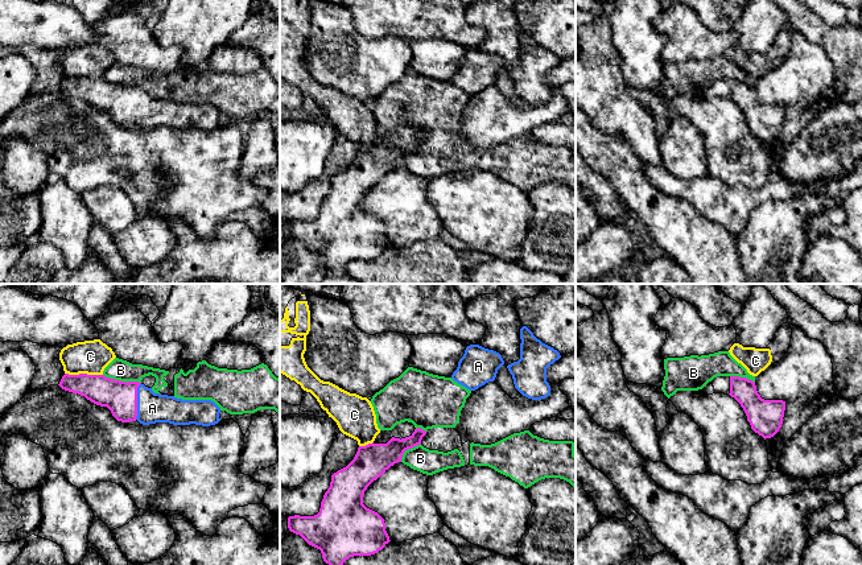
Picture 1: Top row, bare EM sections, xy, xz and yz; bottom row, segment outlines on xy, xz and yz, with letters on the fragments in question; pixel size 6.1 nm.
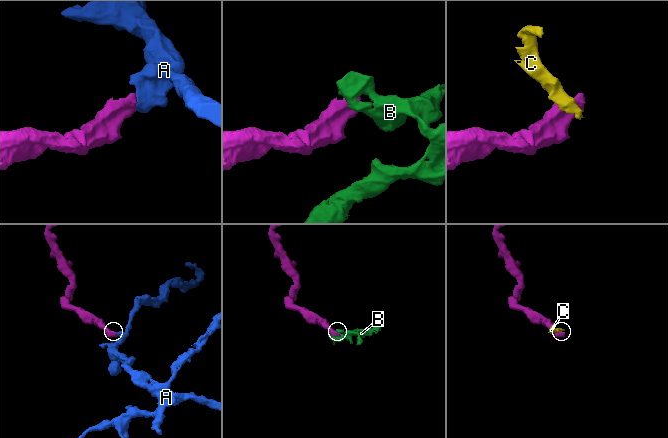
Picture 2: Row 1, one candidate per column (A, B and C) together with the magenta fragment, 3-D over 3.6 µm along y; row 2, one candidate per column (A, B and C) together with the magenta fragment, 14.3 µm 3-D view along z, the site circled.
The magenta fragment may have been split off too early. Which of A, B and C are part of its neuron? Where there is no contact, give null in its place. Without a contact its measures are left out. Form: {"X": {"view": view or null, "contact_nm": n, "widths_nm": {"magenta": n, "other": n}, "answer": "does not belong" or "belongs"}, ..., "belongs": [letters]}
{"A": {"view": "xy", "contact_nm": 220, "widths_nm": {"magenta": 200, "other": 180}, "answer": "belongs"}, "B": {"view": "xy", "contact_nm": 240, "widths_nm": {"magenta": 200, "other": 130}, "answer": "does not belong"}, "C": {"view": "xy", "contact_nm": 240, "widths_nm": {"magenta": 190, "other": 200}, "answer": "does not belong"}, "belongs": ["A"]}

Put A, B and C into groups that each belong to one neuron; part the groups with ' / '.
A / B / C

